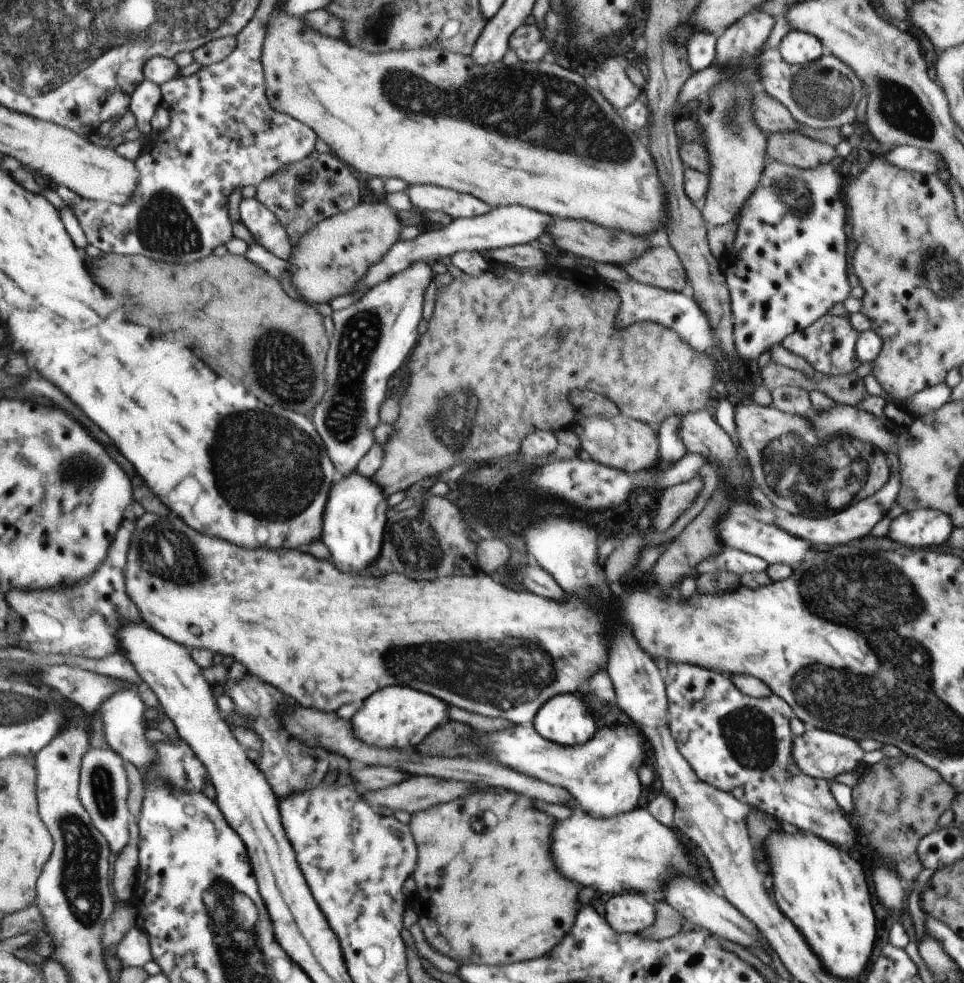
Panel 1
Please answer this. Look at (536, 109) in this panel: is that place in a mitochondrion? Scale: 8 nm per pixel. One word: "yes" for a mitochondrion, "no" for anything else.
yes

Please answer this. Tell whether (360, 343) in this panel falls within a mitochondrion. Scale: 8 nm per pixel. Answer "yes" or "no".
yes

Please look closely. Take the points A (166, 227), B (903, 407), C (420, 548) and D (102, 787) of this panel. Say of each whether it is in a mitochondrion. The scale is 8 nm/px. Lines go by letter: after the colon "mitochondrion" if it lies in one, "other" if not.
A: mitochondrion
B: other
C: mitochondrion
D: mitochondrion

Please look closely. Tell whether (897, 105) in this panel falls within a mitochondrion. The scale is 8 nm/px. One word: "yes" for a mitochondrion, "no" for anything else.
yes

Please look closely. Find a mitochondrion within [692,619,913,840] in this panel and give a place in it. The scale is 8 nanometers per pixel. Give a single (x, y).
(748, 732)

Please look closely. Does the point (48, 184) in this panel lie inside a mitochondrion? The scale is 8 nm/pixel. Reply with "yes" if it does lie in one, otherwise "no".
no

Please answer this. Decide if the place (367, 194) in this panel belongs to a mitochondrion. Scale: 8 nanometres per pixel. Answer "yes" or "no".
no

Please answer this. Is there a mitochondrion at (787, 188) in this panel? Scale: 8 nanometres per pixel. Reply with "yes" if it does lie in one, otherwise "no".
yes

